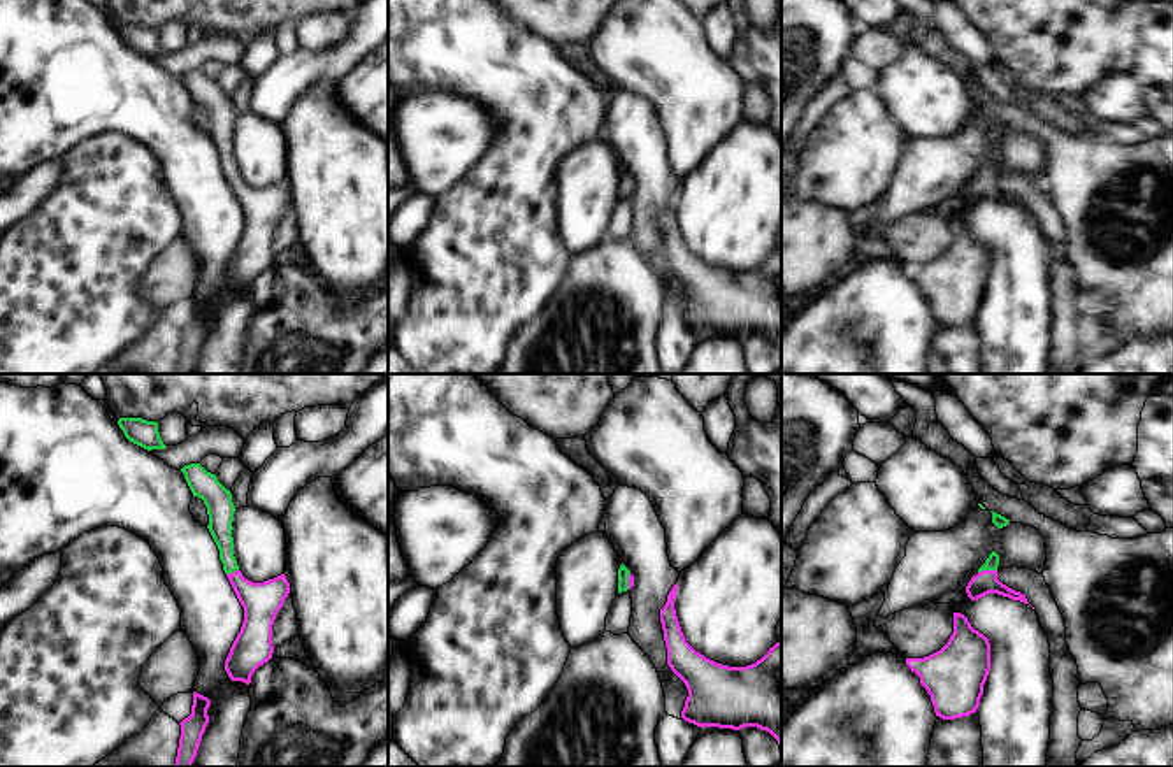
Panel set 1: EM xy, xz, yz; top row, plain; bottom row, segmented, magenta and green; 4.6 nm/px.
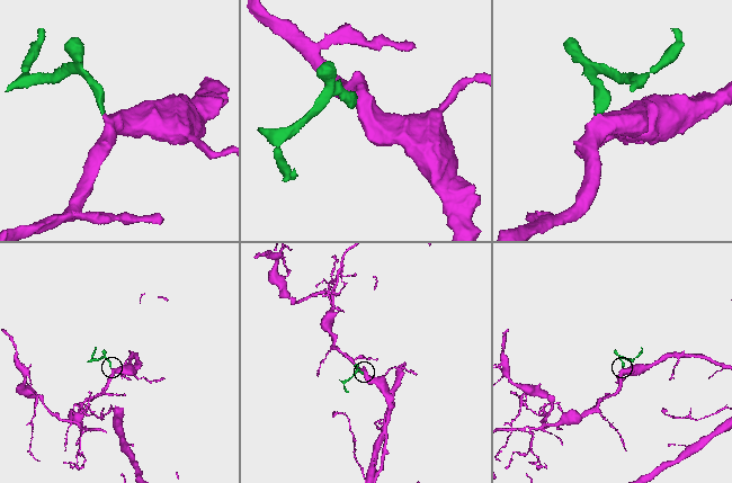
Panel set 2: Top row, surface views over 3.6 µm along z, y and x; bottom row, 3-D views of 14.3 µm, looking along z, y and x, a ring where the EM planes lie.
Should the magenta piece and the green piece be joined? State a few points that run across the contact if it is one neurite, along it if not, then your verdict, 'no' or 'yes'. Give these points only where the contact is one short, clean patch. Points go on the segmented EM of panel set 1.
line yz (985, 581), (987, 571), (991, 564); yes

